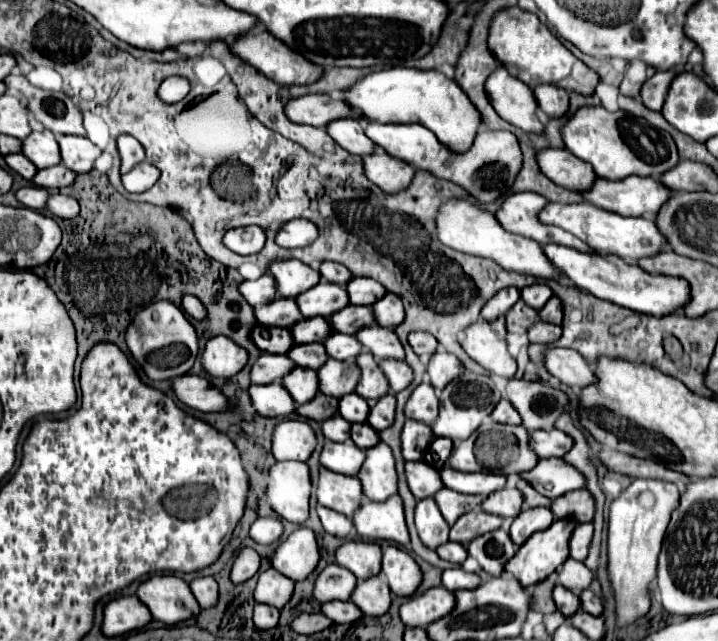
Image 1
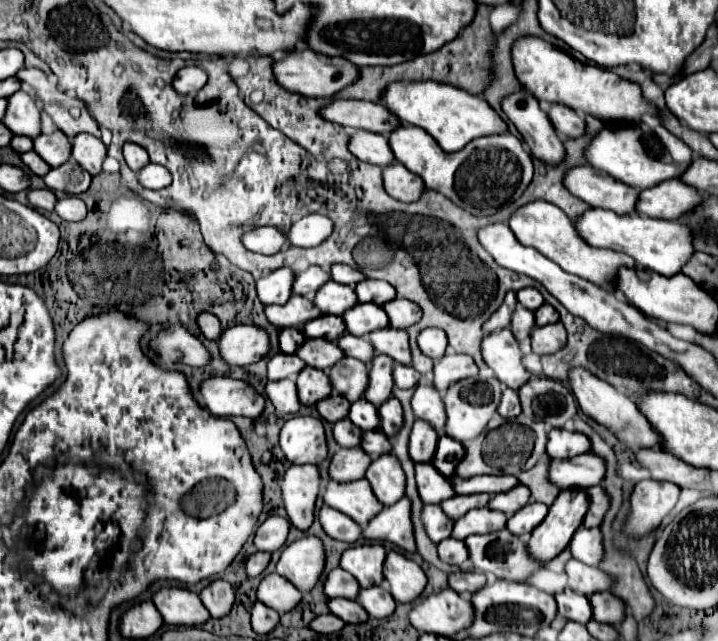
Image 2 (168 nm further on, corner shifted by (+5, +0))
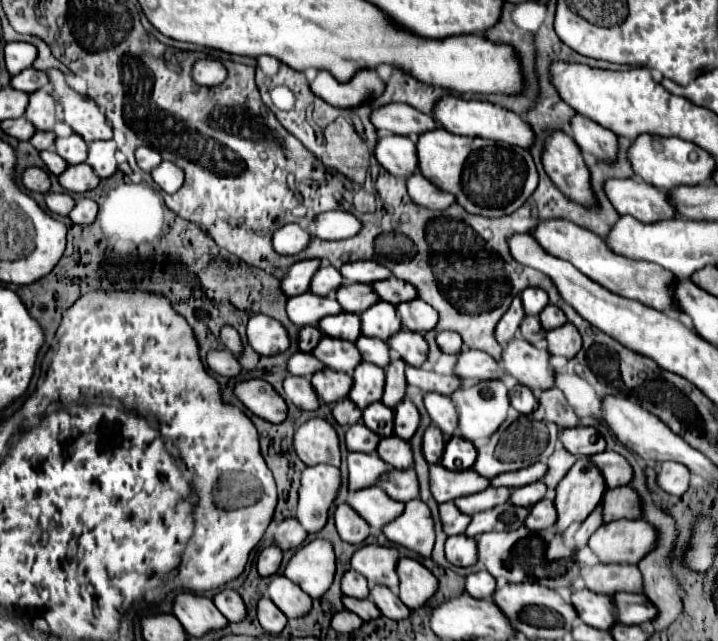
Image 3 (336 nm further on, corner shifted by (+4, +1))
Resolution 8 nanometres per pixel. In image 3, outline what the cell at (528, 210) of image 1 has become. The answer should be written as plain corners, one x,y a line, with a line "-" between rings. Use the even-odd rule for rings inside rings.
544,220
536,226
532,236
548,254
568,260
582,274
586,274
590,280
598,282
600,286
608,288
610,292
624,296
624,298
638,300
650,308
664,312
664,314
678,312
678,310
674,310
674,298
670,298
670,282
678,282
678,278
674,278
674,274
670,274
666,268
662,268
658,264
638,262
638,260
630,260
626,256
614,254
606,246
606,242
602,238
598,238
594,232
584,230
584,228
580,228
572,222
566,222
566,220

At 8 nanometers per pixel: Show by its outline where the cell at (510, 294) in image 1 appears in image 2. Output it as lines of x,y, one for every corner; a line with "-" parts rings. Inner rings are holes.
509,291
509,293
505,295
501,307
483,323
483,333
489,335
489,333
493,333
493,331
499,331
499,329
507,327
509,321
511,321
511,313
513,313
513,309
515,309
515,303
517,303
515,293

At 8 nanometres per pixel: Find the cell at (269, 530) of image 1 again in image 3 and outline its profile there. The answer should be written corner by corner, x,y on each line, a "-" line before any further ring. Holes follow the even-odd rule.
288,518
276,530
276,544
282,550
292,550
292,548
302,546
306,536
308,536
308,532
302,530
302,524
296,518

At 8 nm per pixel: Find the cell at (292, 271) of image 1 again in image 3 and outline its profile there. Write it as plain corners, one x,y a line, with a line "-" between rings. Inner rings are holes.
322,266
316,276
312,278
310,290
318,296
328,296
334,294
338,290
338,286
344,284
344,278
340,274
340,270
336,270
334,266

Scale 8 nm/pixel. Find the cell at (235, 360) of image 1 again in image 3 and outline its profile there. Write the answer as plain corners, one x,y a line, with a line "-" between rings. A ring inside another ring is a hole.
258,314
248,322
248,342
258,354
272,356
288,350
290,336
278,320

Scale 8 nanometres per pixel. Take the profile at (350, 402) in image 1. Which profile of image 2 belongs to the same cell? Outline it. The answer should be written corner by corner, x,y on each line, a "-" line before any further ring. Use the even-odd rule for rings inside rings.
357,399
351,403
351,409
349,409
349,415
351,423
355,423
359,429
363,431
371,431
371,429
377,429
379,427
379,415
377,415
377,409
367,401
367,399

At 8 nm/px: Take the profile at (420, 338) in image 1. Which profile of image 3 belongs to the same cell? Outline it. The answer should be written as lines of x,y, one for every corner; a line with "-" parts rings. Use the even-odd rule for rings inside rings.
440,332
436,336
436,342
438,342
440,350
446,352
446,354
460,354
460,350
464,346
464,342
462,342
458,332

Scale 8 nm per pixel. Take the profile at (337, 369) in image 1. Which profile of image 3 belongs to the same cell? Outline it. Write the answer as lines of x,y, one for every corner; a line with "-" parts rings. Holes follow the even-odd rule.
362,362
354,372
354,386
348,394
348,398
358,406
358,408
366,408
370,406
370,402
378,402
382,398
382,390
384,390
384,368
380,366
372,366
370,362

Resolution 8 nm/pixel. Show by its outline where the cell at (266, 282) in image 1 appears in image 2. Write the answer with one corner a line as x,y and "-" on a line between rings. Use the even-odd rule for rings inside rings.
287,267
275,269
267,275
263,275
261,279
257,279
255,285
257,285
257,297
261,299
263,305
271,305
271,303
283,305
291,297
293,271

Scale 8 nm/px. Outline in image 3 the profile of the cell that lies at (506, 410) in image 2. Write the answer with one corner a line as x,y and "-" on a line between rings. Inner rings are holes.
516,384
510,390
510,402
512,402
512,408
516,408
520,414
532,414
538,408
536,396
522,384

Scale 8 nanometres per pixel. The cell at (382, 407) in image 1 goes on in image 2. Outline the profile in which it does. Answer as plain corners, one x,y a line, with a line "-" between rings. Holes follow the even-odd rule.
389,397
381,407
379,407
379,419
381,419
381,431
387,437
393,437
401,425
403,425
403,411
401,403
395,397

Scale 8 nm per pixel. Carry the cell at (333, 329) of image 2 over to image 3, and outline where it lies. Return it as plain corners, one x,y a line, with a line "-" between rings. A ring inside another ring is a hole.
338,314
338,316
326,316
320,322
320,330
326,336
342,338
348,342
356,342
356,338
362,334
358,326
358,314

